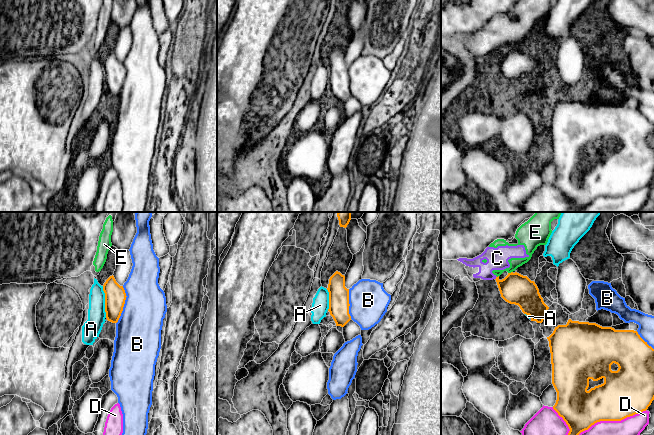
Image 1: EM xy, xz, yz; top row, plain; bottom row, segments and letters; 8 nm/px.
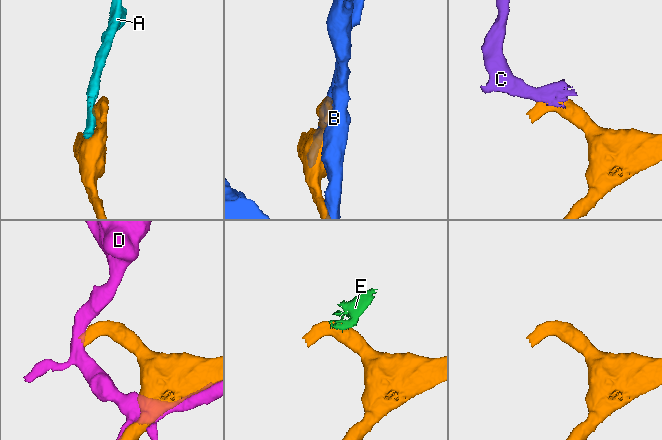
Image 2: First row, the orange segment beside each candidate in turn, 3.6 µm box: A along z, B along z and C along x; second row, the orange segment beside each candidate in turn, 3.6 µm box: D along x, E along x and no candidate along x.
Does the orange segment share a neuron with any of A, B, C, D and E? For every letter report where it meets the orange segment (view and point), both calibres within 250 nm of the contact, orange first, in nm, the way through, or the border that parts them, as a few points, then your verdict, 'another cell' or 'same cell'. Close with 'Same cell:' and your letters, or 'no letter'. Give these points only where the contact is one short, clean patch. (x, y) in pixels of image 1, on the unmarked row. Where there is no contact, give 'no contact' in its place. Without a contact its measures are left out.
A: xy (105, 78) | 170/150 nm | along xy (102, 62), (106, 93) | another cell
B: xy (123, 81) | 170/360 nm | another cell
C: yz (496, 54) | 240/180 nm | along yz (496, 52), (495, 55) | another cell
D: yz (611, 196) | 380/240 nm | another cell
E: yz (511, 48) | 240/80 nm | along yz (512, 47), (508, 49) | another cell
Same cell: no letter

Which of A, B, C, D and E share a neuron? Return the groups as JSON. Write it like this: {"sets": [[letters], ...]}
{"sets": [["A"], ["B"], ["C", "E"], ["D"]]}

